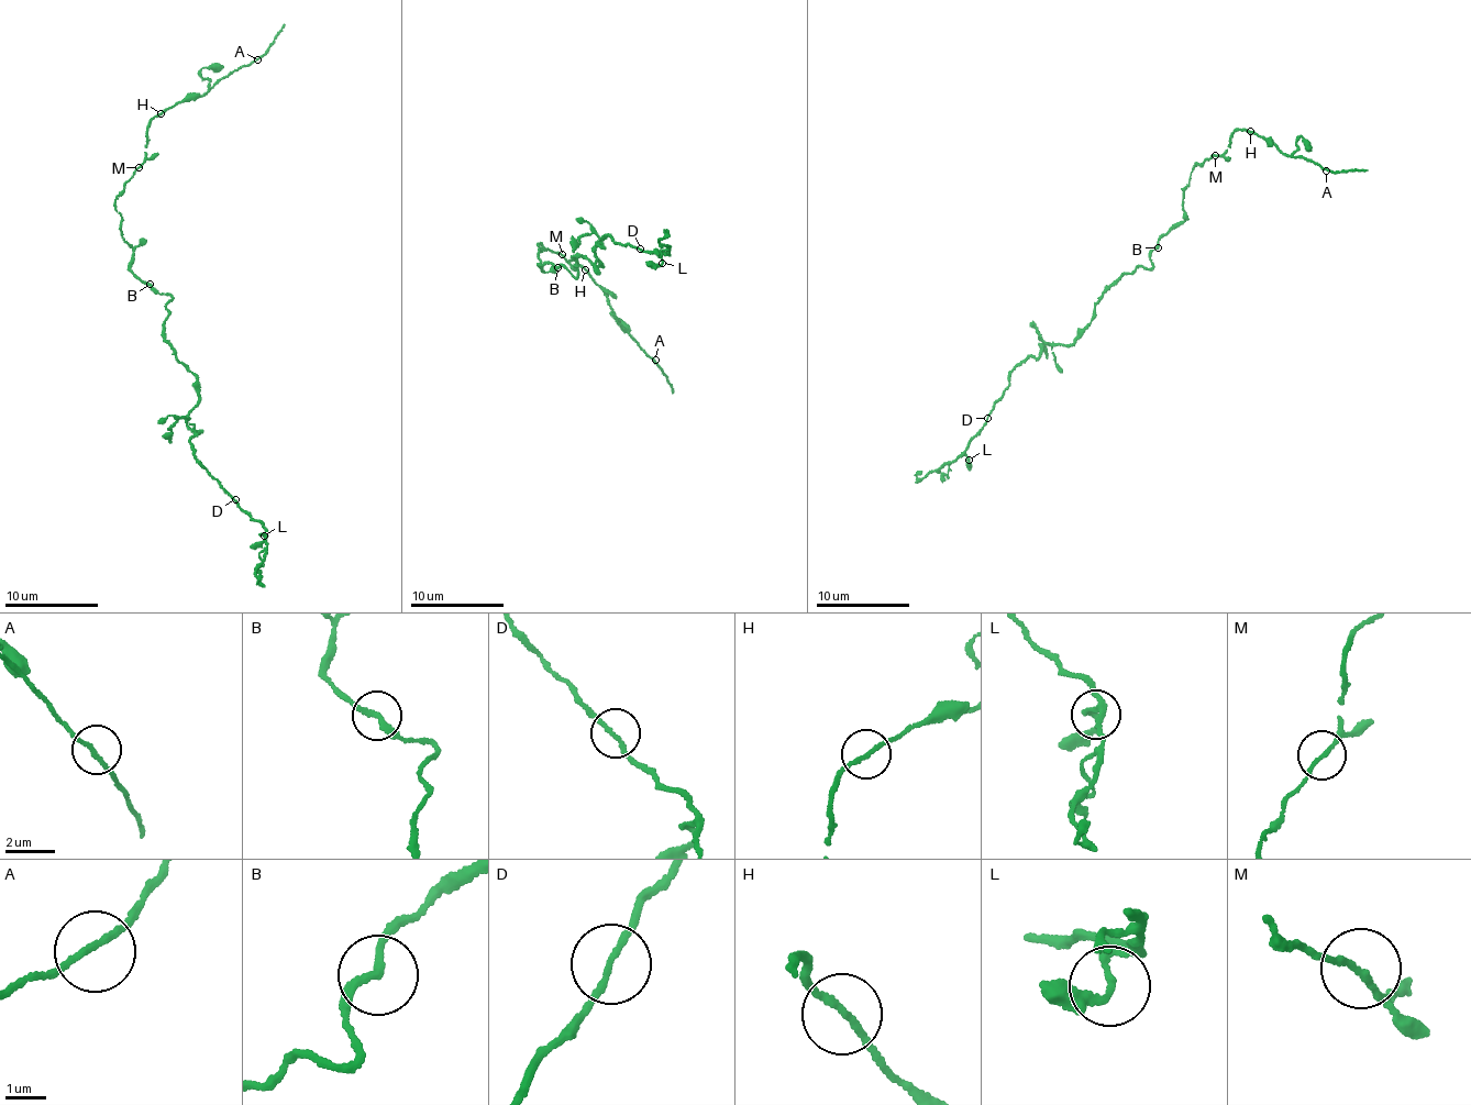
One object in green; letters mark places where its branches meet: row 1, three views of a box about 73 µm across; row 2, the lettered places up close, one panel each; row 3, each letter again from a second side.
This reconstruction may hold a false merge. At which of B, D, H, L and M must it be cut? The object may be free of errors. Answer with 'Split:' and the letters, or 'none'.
Split: none

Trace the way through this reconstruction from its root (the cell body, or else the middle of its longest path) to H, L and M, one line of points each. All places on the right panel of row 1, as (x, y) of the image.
H: (1154, 247), (1161, 236), (1185, 218), (1183, 187), (1193, 167), (1227, 151), (1229, 134), (1238, 129), (1250, 130)
L: (1154, 247), (1153, 266), (1138, 266), (1110, 286), (1077, 339), (1048, 344), (1011, 373), (963, 453), (969, 459)
M: (1154, 247), (1161, 236), (1185, 218), (1183, 187), (1193, 167), (1215, 155)

